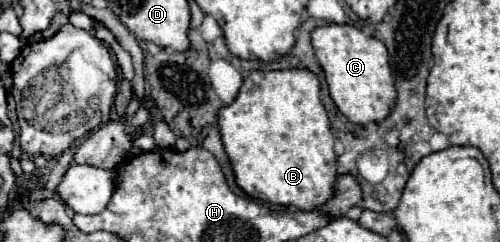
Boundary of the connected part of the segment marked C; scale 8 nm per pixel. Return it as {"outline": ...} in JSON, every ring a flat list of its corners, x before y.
{"outline":[[325,25,311,33,315,55,325,71,331,99,337,109,355,125,381,123,397,105,397,91,389,67,387,47,375,39,363,35,351,25]]}

